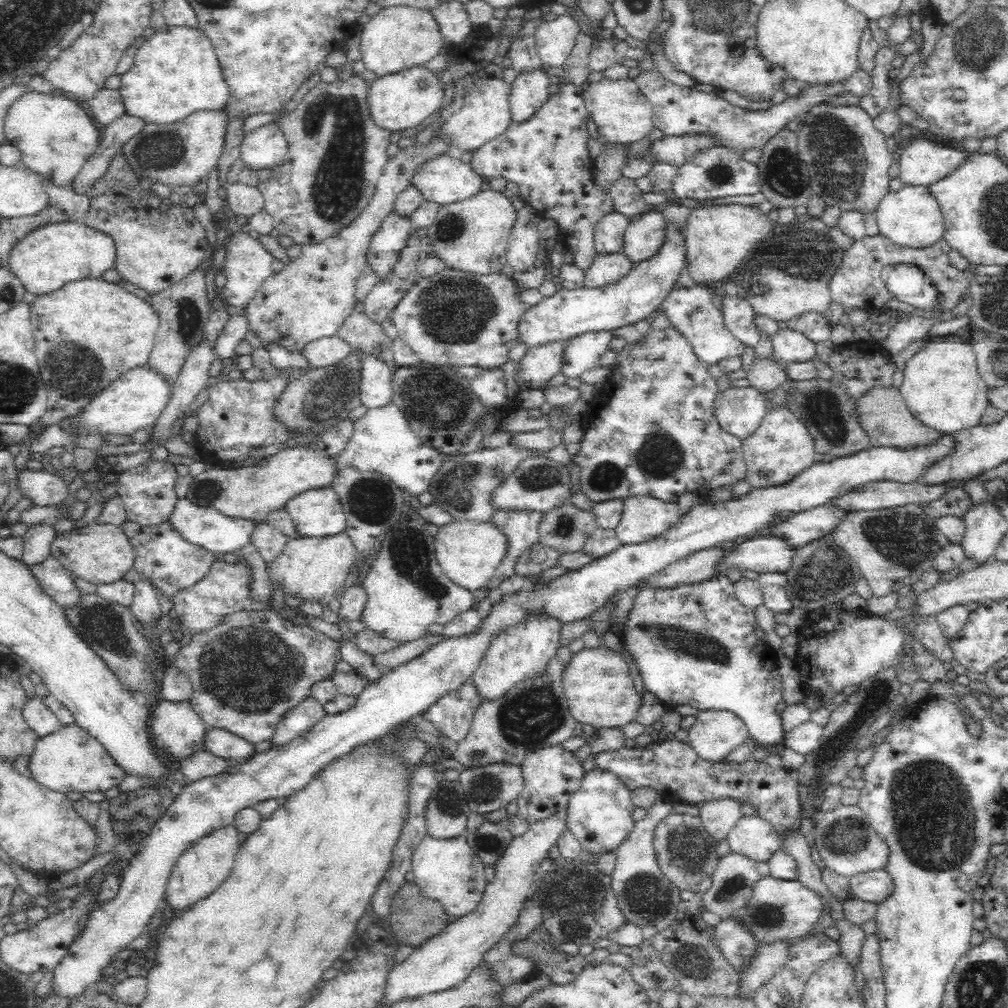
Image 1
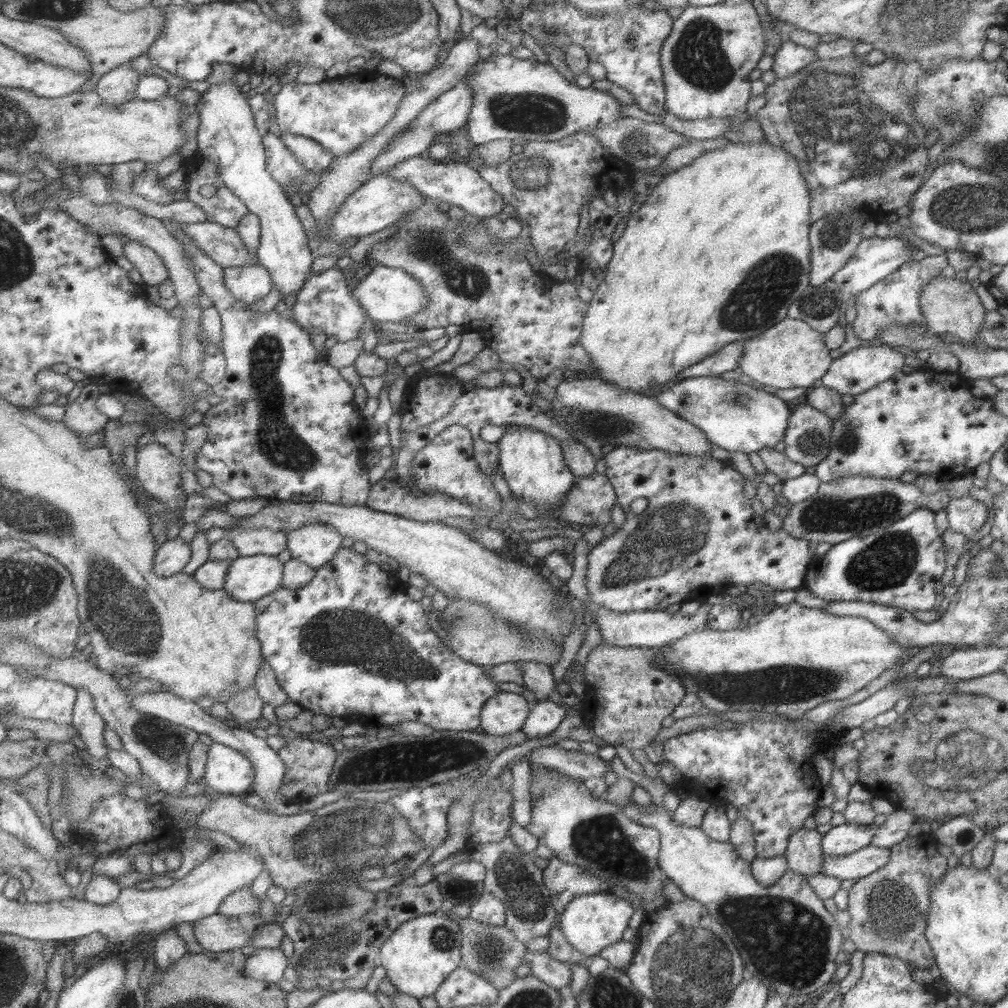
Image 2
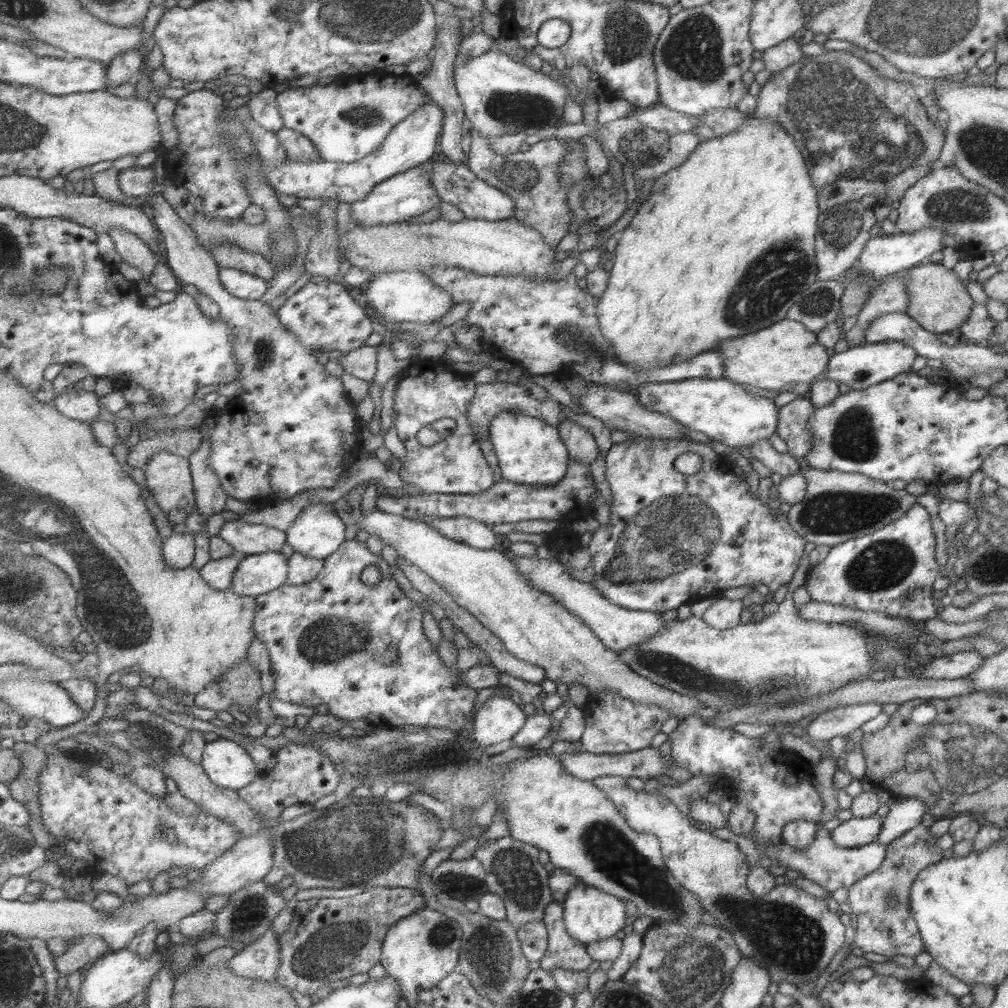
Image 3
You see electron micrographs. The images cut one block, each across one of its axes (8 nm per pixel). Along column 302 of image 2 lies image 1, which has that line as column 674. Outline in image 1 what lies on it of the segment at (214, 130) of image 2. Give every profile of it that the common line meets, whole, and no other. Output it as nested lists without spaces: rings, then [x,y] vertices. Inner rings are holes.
[[[666,222],[664,225],[664,238],[658,252],[651,258],[640,261],[632,265],[632,270],[618,282],[608,284],[602,288],[578,288],[567,290],[560,286],[560,292],[542,298],[541,301],[534,303],[534,306],[528,308],[523,319],[520,321],[519,333],[520,341],[526,341],[530,347],[546,344],[557,340],[568,340],[580,336],[588,331],[613,331],[614,329],[645,320],[645,318],[658,311],[660,304],[667,300],[672,290],[677,288],[676,282],[681,277],[686,266],[687,248],[686,235],[682,228],[674,222]]]

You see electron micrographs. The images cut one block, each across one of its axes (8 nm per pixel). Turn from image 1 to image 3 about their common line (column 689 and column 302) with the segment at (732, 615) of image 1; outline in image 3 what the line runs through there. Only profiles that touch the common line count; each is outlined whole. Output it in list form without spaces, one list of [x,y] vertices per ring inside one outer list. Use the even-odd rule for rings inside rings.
[[[355,539],[346,540],[337,552],[327,557],[327,563],[323,571],[317,575],[310,583],[293,585],[288,582],[283,587],[277,590],[268,592],[267,594],[257,597],[257,613],[256,636],[267,646],[270,653],[270,658],[273,663],[273,672],[276,681],[275,698],[284,702],[293,702],[301,706],[310,706],[311,708],[324,709],[331,715],[335,715],[345,720],[365,720],[371,726],[376,726],[378,731],[385,732],[394,727],[413,726],[435,727],[435,728],[450,728],[457,731],[459,728],[464,731],[473,727],[476,721],[478,711],[475,712],[475,700],[479,696],[479,692],[475,688],[470,688],[464,682],[464,672],[459,670],[457,666],[450,668],[440,656],[438,646],[428,638],[428,634],[424,628],[424,610],[419,603],[411,600],[406,595],[406,592],[401,588],[400,582],[393,576],[393,566],[385,561],[381,554],[373,554],[365,542],[360,542]],[[375,564],[381,570],[381,583],[369,585],[363,582],[361,574],[367,566]]]

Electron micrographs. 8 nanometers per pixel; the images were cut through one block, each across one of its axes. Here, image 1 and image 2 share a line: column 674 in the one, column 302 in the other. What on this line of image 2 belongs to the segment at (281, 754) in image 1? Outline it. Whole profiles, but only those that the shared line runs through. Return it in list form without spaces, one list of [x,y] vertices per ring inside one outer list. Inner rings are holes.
[[[313,521],[288,534],[288,549],[295,558],[320,569],[343,548],[343,537],[332,524]]]

